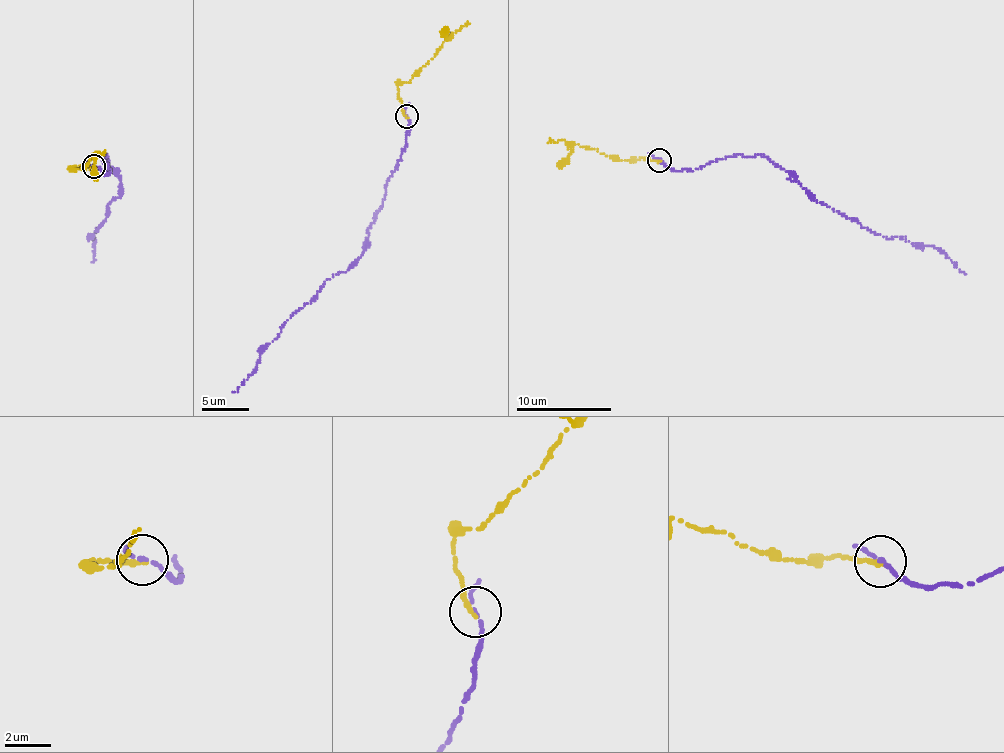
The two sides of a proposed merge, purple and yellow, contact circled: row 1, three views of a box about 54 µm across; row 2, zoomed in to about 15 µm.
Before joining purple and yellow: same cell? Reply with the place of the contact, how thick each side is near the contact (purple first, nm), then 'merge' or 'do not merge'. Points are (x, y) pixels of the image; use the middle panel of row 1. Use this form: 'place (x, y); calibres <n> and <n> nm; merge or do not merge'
place (407, 116); calibres 160 and 240 nm; merge

